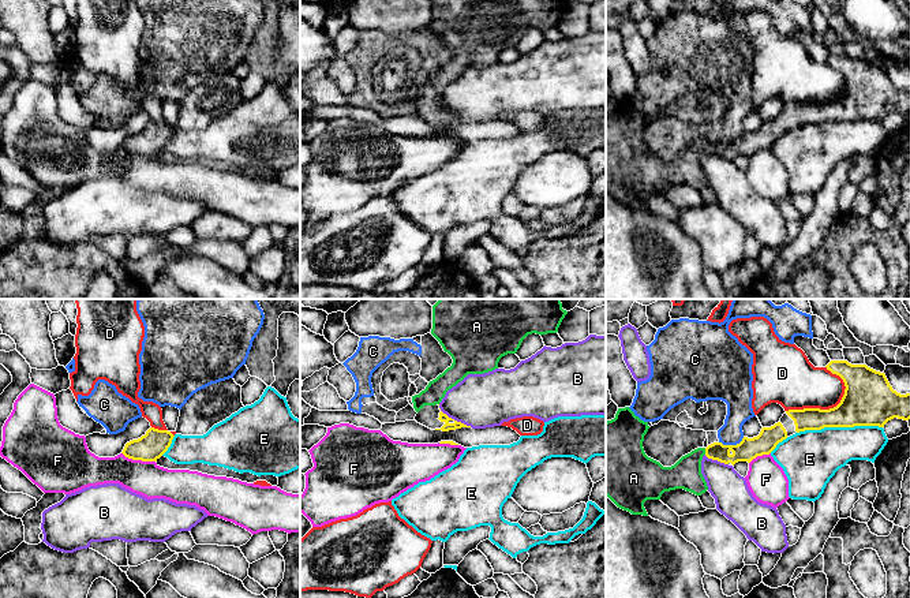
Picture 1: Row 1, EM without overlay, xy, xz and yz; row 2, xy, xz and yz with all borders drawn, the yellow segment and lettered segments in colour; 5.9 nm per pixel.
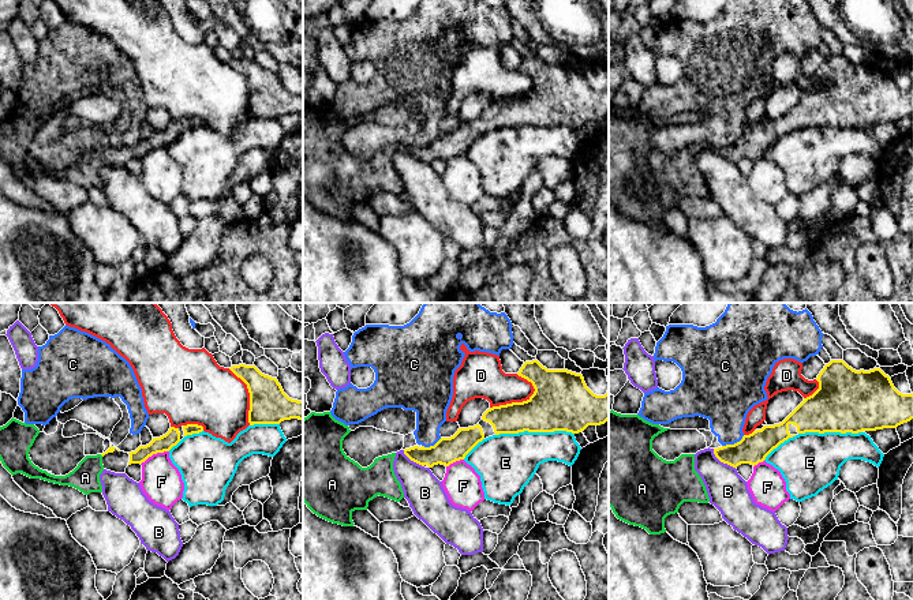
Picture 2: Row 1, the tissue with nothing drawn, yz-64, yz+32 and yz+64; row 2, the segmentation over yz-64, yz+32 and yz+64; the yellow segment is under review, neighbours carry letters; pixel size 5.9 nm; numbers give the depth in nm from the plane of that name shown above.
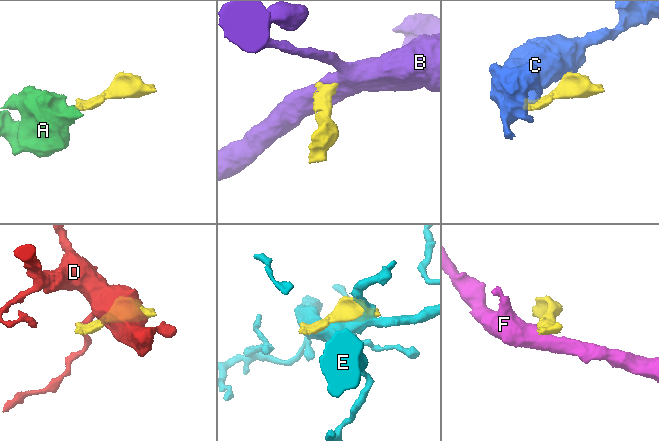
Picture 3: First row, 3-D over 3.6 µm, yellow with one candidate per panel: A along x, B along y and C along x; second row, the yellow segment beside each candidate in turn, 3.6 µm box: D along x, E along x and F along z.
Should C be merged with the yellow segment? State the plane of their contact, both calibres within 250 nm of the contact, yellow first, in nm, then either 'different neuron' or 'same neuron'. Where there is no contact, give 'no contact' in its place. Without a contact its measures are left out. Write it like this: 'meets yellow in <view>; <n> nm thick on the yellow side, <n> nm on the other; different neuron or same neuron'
meets yellow in yz; 130 nm thick on the yellow side, 150 nm on the other; different neuron

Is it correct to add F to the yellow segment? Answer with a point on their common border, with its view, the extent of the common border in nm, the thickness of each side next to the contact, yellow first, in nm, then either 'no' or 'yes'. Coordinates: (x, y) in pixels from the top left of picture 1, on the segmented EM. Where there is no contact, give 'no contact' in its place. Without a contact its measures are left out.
xy (138, 459) | 200 nm | 160/200 nm | no

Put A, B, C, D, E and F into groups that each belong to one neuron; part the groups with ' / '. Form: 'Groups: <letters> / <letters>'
Groups: A / B / C / D / E / F

